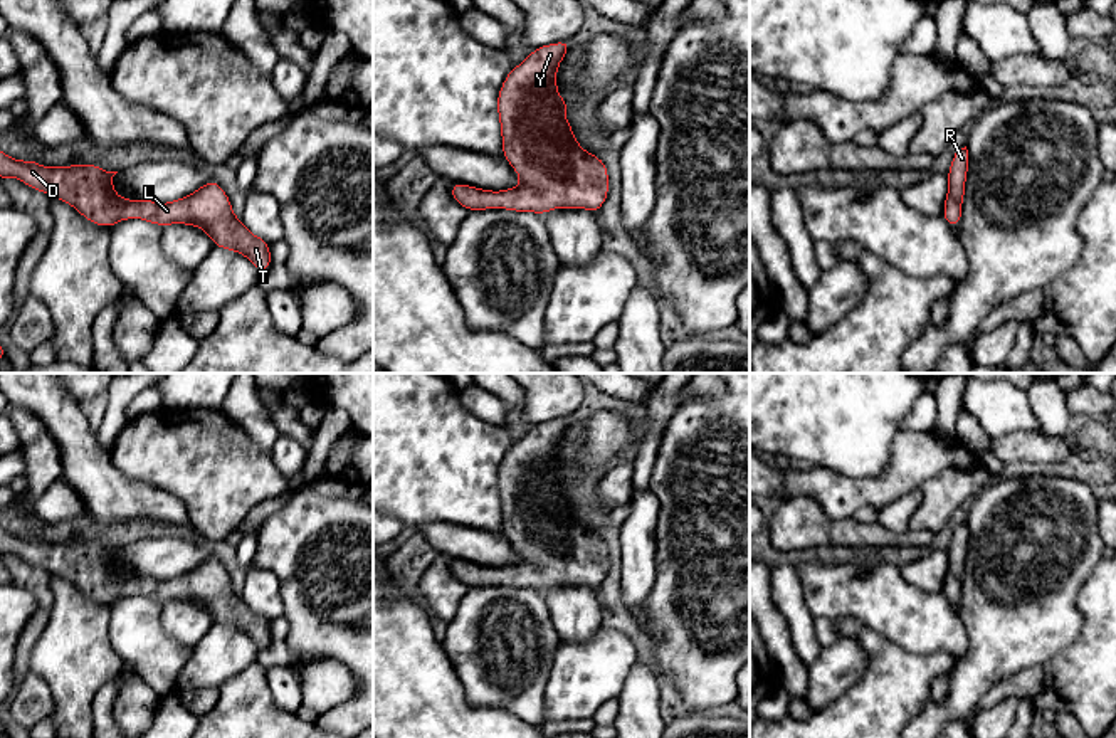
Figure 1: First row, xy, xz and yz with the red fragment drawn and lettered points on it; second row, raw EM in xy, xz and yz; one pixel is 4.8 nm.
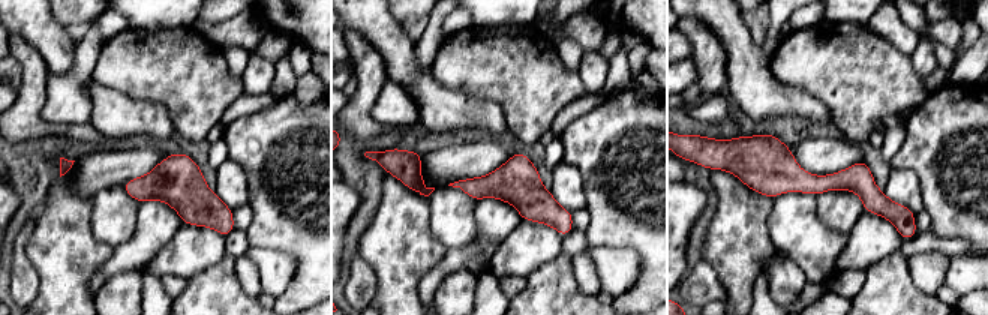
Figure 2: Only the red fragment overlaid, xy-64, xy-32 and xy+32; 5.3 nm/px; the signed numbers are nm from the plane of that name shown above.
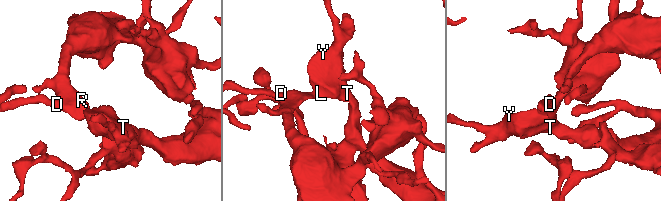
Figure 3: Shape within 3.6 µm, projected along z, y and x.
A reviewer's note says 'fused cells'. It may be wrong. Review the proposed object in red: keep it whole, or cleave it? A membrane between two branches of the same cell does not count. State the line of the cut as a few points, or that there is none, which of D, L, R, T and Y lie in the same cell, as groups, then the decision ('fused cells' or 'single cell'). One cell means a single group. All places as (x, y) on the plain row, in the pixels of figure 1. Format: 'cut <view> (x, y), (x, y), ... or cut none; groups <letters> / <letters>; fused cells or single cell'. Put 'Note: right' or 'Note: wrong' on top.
Note: wrong
cut none; groups D L R T Y; single cell

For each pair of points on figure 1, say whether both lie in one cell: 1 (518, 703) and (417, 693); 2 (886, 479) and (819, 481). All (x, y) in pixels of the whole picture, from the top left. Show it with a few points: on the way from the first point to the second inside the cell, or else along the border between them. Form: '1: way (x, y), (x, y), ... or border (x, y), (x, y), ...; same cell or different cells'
1: border (449, 661), (463, 695), (473, 705), (503, 708); different cells
2: way (869, 490), (836, 490); same cell

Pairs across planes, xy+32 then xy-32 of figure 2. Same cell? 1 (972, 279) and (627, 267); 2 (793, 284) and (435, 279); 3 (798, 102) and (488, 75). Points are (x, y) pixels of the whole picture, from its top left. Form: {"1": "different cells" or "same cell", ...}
{"1": "same cell", "2": "different cells", "3": "different cells"}

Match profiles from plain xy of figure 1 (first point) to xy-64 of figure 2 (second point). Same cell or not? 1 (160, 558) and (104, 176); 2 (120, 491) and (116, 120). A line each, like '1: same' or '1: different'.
1: same
2: same

